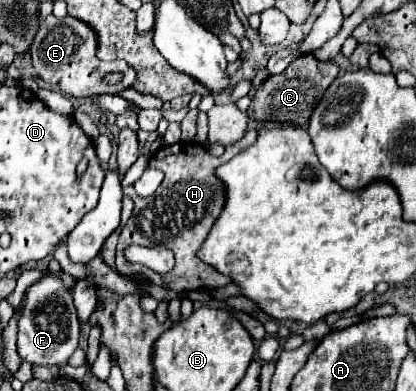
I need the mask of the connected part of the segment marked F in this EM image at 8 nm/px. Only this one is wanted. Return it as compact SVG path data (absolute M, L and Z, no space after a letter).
M47 274L41 280L33 282L25 290L25 306L19 316L19 330L17 330L17 354L21 360L29 364L41 366L63 366L67 358L73 354L79 342L79 322L73 306L73 294L63 284L61 276Z

